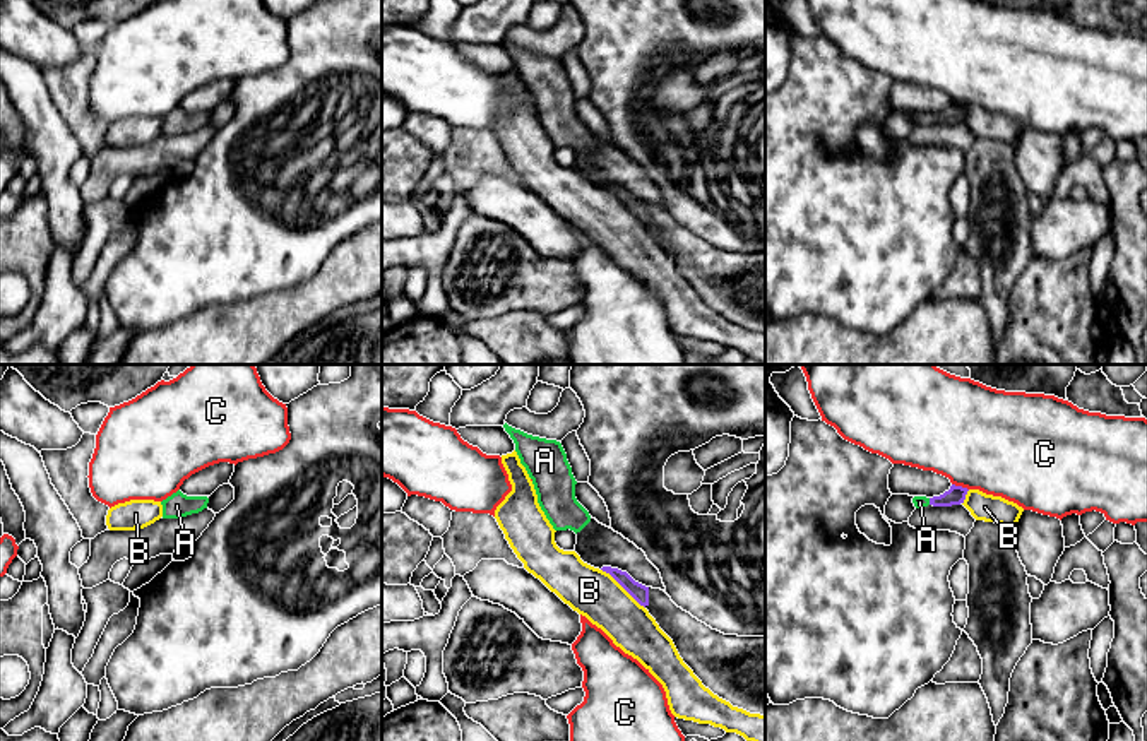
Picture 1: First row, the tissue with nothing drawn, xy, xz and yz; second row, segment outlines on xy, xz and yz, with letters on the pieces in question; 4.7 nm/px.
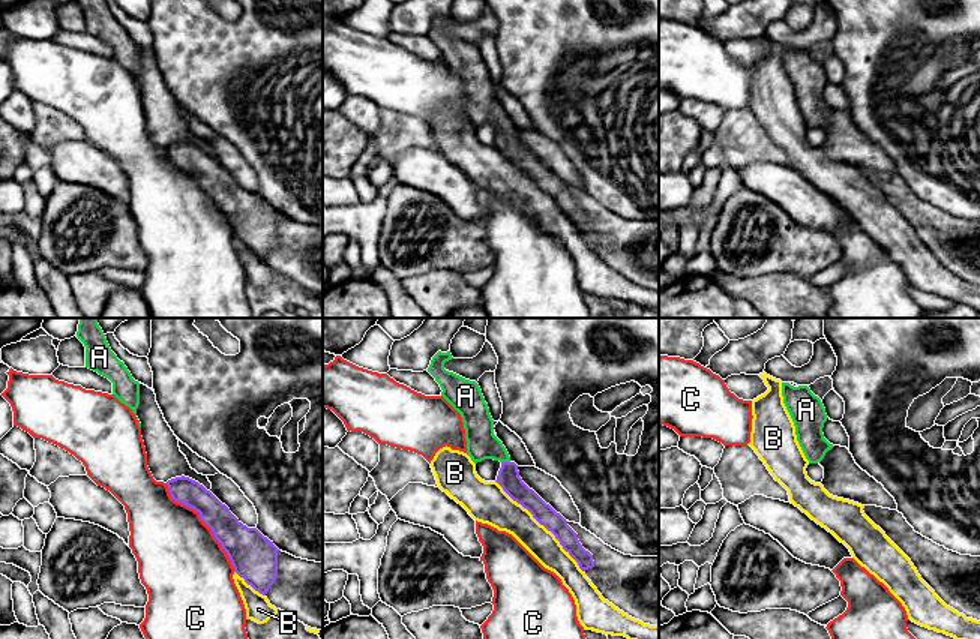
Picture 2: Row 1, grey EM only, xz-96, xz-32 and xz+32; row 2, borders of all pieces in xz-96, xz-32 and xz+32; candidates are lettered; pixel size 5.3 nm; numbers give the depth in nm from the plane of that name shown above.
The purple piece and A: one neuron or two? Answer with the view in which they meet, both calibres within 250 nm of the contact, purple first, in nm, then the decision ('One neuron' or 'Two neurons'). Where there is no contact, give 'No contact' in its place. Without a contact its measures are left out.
Touches purple in yz. Thickness 90 nm (purple) against 60 nm. One neuron

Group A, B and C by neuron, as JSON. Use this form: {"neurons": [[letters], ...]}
{"neurons": [["A"], ["B"], ["C"]]}

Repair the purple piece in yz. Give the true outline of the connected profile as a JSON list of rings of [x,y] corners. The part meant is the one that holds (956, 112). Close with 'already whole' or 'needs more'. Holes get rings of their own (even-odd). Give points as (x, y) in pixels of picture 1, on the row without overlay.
[[[952,101],[950,106],[940,113],[933,113],[933,115],[914,113],[912,120],[916,125],[923,125],[928,122],[933,122],[933,123],[960,122],[960,120],[964,120],[967,108],[969,108],[967,104]]]; needs more

